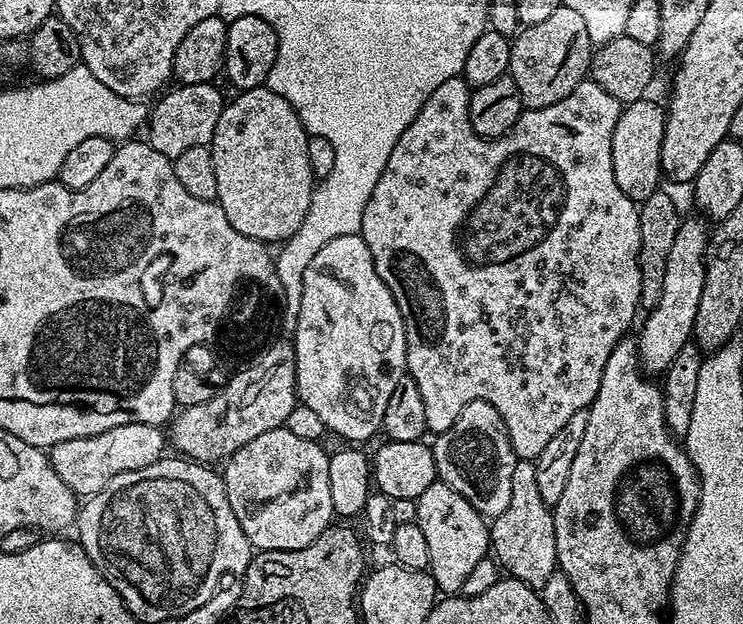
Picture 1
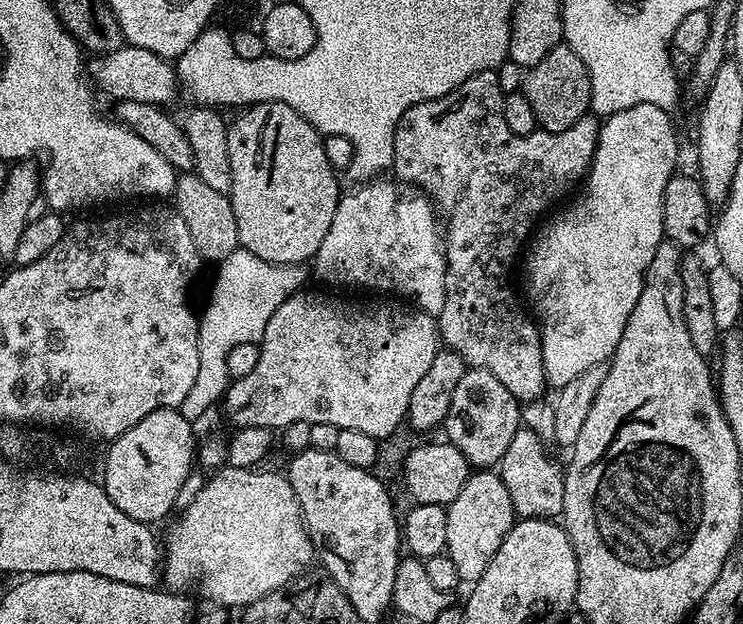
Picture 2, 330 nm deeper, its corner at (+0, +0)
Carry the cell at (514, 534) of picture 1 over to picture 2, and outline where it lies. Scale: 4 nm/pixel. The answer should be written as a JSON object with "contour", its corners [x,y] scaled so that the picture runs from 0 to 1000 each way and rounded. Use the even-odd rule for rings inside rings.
{"contour":[[[701,683],[692,702],[686,702],[686,715],[681,715],[681,728],[676,728],[670,745],[696,829],[707,833],[740,833],[756,822],[759,750],[748,745],[732,718],[736,718],[734,707],[727,705],[719,689]]]}

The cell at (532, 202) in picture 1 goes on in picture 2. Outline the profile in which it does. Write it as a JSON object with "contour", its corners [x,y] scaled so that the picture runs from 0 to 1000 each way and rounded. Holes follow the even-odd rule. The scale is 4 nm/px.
{"contour":[[[658,112],[627,125],[627,131],[622,131],[615,141],[606,144],[606,151],[595,151],[595,157],[584,157],[552,170],[546,176],[546,183],[541,183],[541,189],[533,204],[526,274],[533,276],[534,284],[532,282],[532,287],[534,290],[542,292],[575,314],[581,322],[588,341],[595,348],[598,413],[603,418],[603,436],[598,441],[598,489],[590,503],[590,538],[596,556],[602,563],[616,566],[624,575],[630,590],[659,593],[659,599],[665,599],[665,606],[670,606],[670,612],[676,612],[676,619],[681,619],[681,625],[686,625],[686,631],[694,643],[709,644],[725,641],[734,633],[735,611],[732,607],[732,588],[729,587],[727,529],[720,511],[708,498],[703,481],[703,489],[700,489],[700,481],[694,476],[693,465],[689,463],[689,421],[693,420],[694,409],[697,409],[697,417],[708,386],[717,377],[724,354],[744,332],[742,327],[752,314],[762,313],[769,295],[779,296],[790,282],[791,268],[797,264],[799,240],[805,234],[809,194],[801,184],[787,183],[782,192],[773,196],[773,202],[767,202],[755,212],[723,208],[707,218],[699,218],[686,208],[686,202],[681,202],[681,189],[676,189],[676,163],[680,152],[680,147],[670,138],[670,119],[666,112]]]}

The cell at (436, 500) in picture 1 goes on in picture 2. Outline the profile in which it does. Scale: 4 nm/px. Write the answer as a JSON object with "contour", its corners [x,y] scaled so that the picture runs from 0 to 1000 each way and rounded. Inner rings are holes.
{"contour":[[[641,753],[631,761],[629,772],[616,785],[616,798],[602,808],[600,875],[598,885],[611,901],[620,931],[638,933],[649,926],[659,894],[670,888],[670,875],[694,838],[697,829],[686,804],[686,792],[676,772],[672,755]]]}

